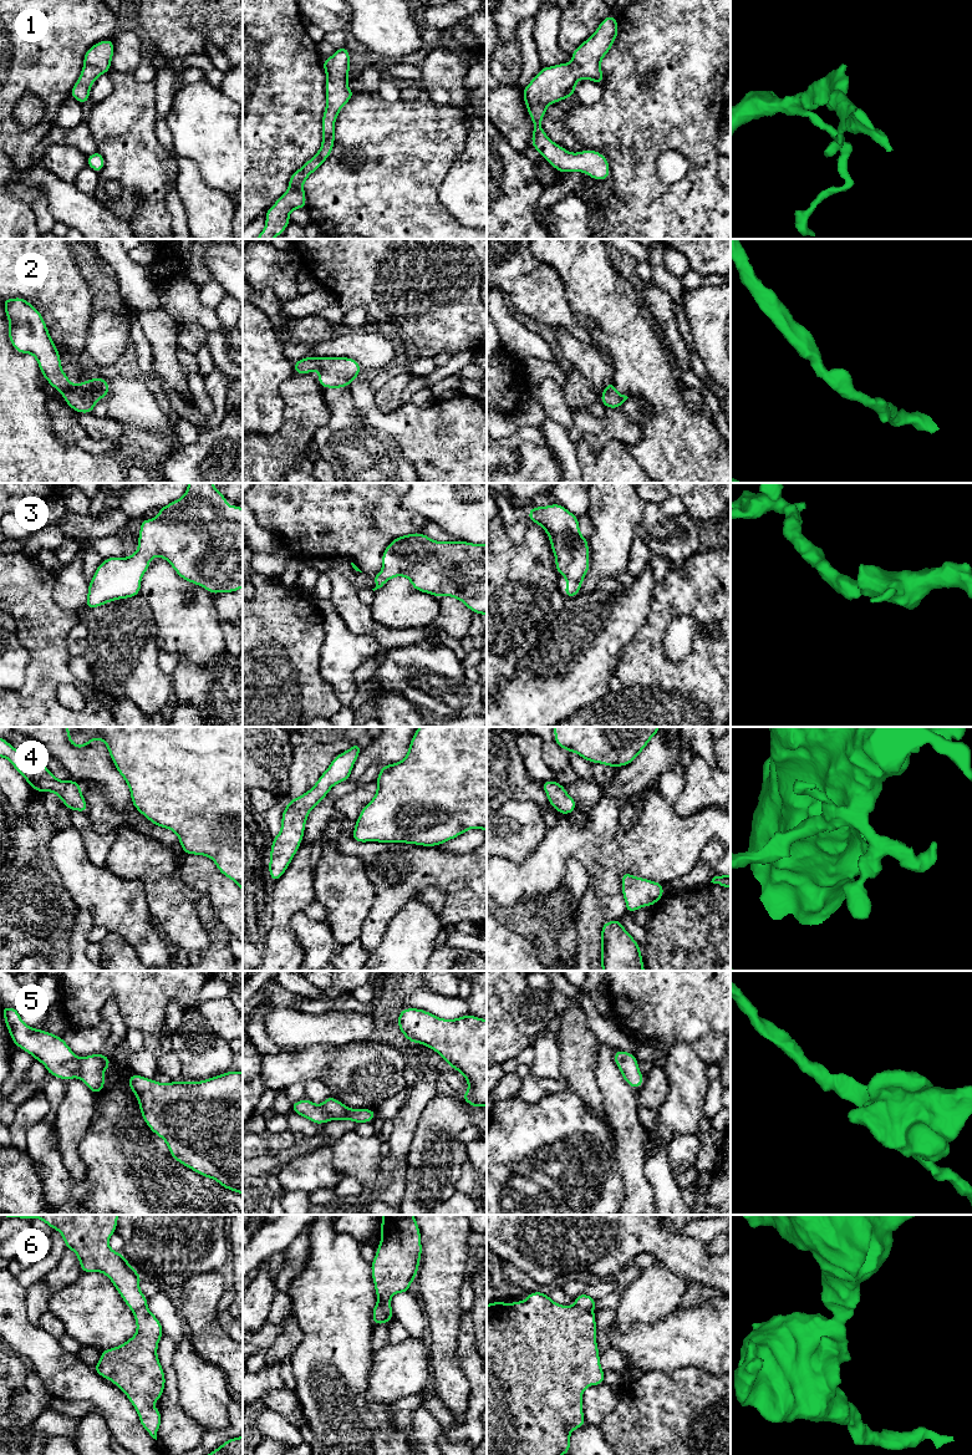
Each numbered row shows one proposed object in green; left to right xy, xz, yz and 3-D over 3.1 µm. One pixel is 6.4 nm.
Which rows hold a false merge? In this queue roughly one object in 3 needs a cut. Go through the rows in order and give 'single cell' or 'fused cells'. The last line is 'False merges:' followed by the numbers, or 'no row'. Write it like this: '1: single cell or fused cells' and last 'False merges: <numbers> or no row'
1: single cell
2: single cell
3: single cell
4: single cell
5: single cell
6: fused cells
False merges: 6

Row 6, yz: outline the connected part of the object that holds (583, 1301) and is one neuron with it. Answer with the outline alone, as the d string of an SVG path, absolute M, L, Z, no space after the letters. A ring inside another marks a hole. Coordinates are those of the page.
M581 1293L574 1298L575 1307L594 1312L596 1299L586 1293Z

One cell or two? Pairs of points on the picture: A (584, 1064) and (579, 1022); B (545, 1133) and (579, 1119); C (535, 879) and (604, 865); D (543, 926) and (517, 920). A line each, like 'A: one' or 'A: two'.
A: one
B: one
C: one
D: one

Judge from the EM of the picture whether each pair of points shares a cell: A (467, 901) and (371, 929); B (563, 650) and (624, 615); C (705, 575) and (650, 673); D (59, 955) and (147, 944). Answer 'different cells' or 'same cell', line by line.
A: same cell
B: same cell
C: same cell
D: different cells

